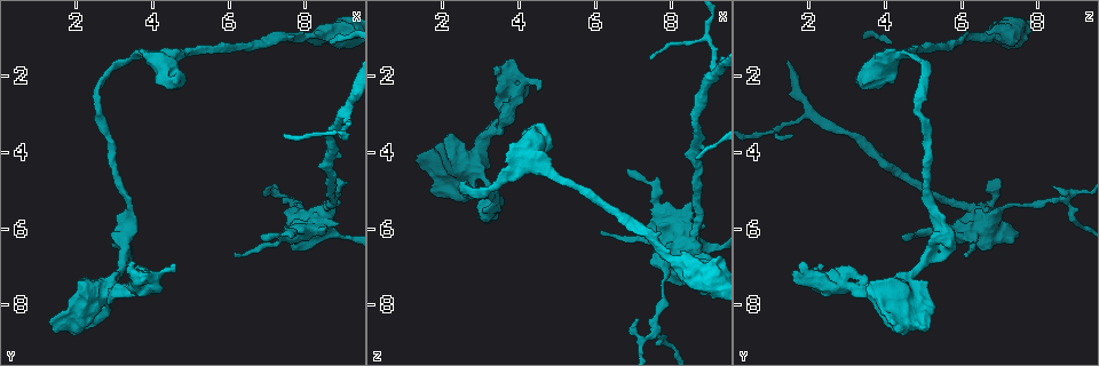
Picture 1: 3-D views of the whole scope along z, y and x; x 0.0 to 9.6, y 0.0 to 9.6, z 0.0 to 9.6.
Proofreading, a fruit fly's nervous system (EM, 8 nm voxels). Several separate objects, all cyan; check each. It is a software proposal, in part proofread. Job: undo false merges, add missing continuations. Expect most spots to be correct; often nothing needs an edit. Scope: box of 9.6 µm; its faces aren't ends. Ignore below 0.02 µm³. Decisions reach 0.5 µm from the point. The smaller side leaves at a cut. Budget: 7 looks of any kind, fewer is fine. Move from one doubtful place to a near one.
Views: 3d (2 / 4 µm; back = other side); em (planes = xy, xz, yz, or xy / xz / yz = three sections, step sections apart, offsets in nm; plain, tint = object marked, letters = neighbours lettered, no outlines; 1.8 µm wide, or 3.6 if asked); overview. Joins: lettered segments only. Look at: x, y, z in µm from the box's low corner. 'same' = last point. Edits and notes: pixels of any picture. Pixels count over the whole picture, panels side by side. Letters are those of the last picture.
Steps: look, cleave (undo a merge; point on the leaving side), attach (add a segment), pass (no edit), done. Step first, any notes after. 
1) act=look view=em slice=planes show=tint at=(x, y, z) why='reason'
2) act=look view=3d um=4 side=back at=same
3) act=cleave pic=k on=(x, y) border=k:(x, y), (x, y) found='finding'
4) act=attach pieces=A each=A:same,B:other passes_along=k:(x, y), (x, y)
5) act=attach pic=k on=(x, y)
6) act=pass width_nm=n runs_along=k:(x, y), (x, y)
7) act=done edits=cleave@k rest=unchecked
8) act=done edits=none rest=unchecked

act=look view=em slice=yz step=16 show=tint at=(3.35, 6.10, 5.35) why='arms part here'

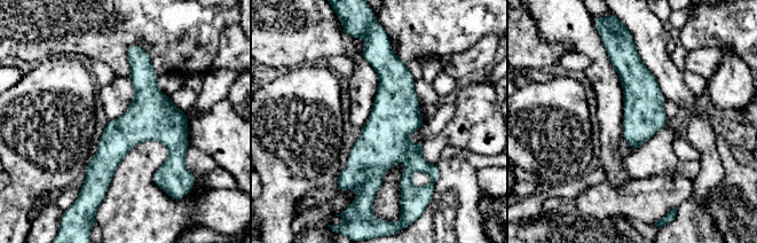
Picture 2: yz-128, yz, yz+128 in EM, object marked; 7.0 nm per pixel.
act=look view=em slice=yz step=16 show=letters at=same

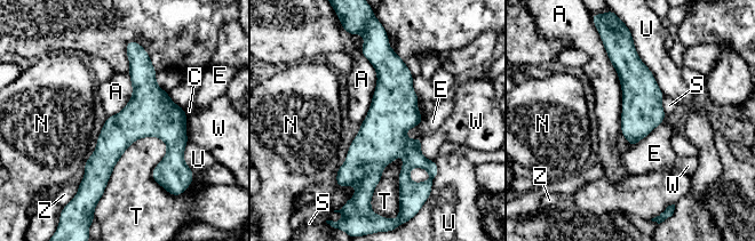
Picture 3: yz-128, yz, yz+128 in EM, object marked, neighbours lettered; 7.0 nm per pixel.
act=pass longest_contact=A:600nm each=A:other,C:other,E:other,N:other,S:other,T:other,U:other,W:other,Z:other runs_along=3:(372, 50), (386, 126), (365, 186) found='all the same neuron'

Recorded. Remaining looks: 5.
act=look view=3d um=4 at=(8.35, 5.95, 6.15) why='sharp bend'

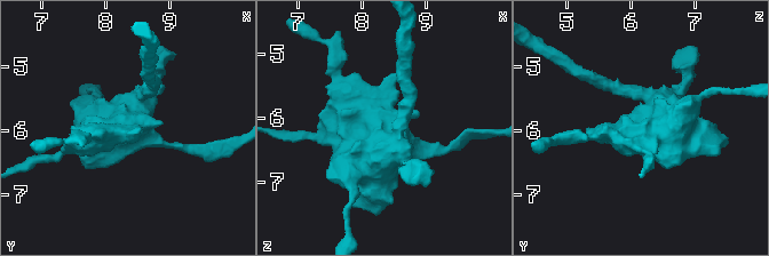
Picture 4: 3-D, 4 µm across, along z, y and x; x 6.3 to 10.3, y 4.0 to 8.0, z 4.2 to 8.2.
act=look view=em um=3.6 slice=planes show=tint at=(8.25, 5.95, 6.15) why='shape alone is not enough'

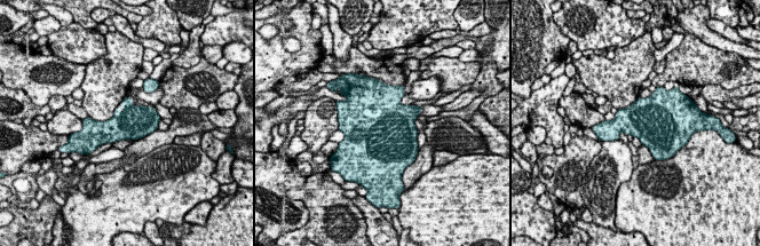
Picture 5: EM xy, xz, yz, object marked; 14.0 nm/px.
act=look view=em um=3.6 slice=planes show=letters at=same why='see the neighbours'

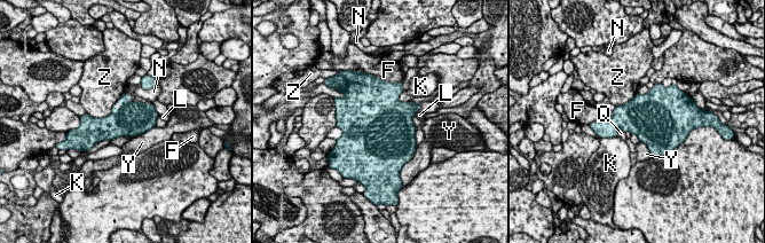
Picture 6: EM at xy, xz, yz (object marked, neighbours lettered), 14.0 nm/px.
act=pass width_nm=480 longest_contact=Z:440nm each=F:other,K:other,L:other,N:other,Q:other,Y:other,Z:other found='all the same neuron'

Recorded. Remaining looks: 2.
act=done edits=none rest=unchecked

